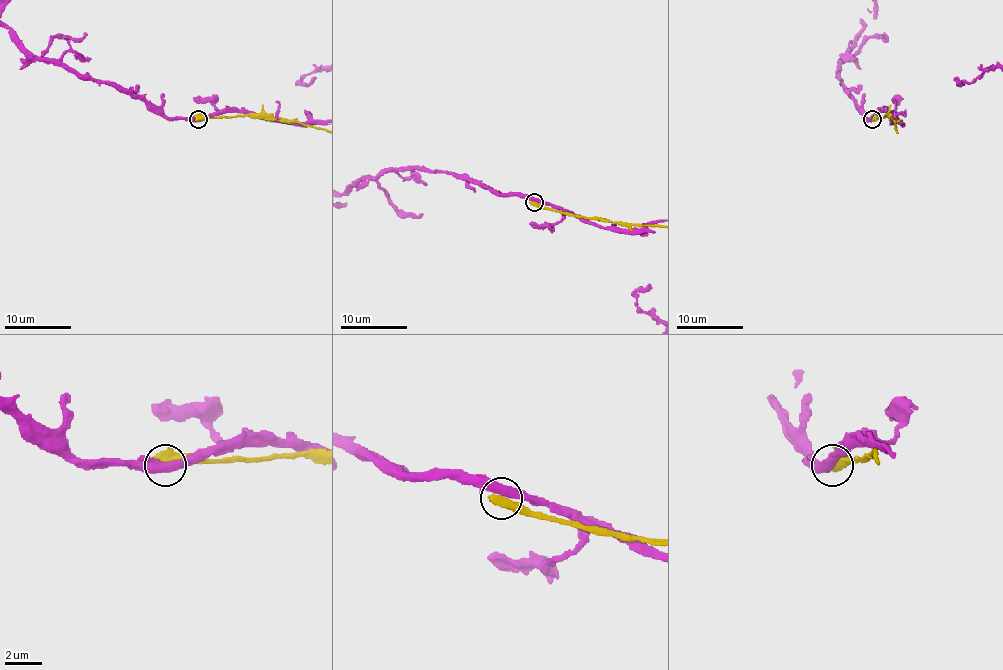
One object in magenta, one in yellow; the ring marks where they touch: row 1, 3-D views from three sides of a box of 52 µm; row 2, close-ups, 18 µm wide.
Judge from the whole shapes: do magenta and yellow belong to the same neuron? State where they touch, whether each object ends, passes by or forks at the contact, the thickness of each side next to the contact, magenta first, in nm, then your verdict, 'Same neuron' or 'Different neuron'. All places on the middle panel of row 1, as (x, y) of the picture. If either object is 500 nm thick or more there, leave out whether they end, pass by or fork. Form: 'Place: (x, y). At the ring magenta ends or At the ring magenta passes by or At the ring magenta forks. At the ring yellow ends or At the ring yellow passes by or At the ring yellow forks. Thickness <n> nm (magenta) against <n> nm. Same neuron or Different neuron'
Place: (534, 202). Thickness 440 nm (magenta) against 650 nm. Different neuron

